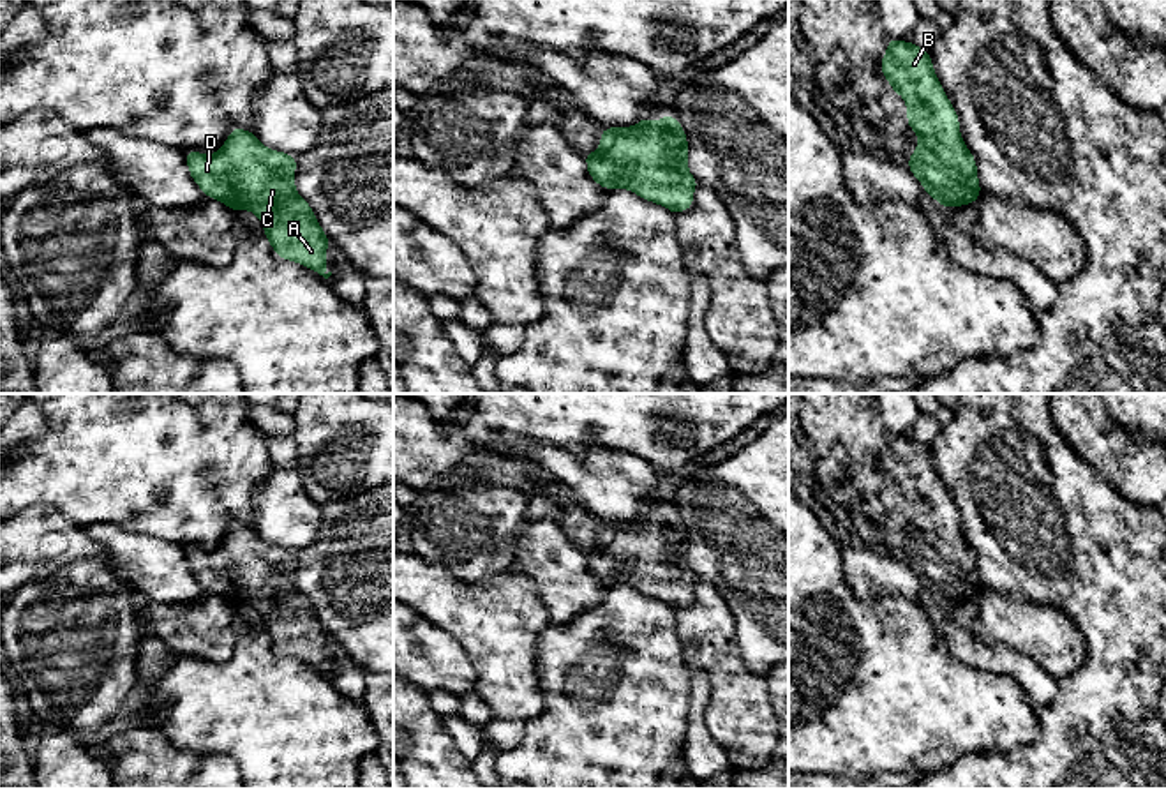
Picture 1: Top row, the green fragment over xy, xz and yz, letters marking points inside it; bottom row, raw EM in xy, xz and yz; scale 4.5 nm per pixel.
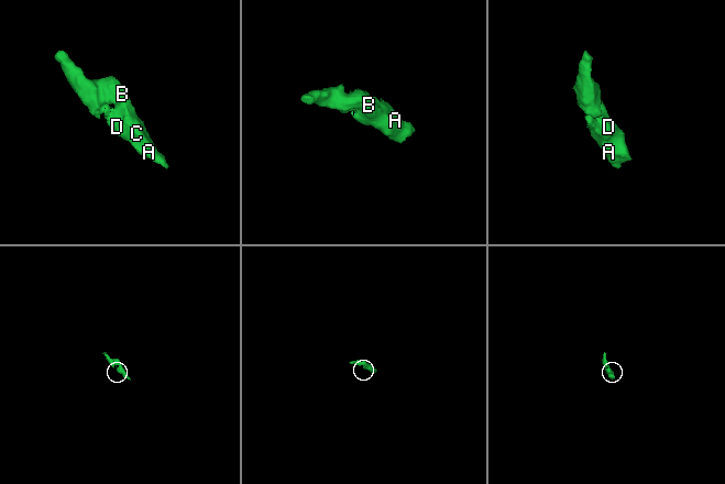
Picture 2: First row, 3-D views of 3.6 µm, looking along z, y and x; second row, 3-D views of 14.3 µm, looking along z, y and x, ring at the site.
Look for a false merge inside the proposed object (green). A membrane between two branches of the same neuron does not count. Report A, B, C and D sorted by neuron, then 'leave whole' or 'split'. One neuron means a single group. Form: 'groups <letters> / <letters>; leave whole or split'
groups A B C D; leave whole

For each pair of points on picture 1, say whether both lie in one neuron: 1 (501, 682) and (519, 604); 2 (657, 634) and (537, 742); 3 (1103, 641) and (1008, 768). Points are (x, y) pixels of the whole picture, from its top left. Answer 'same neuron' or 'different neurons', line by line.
1: same neuron
2: same neuron
3: same neuron

